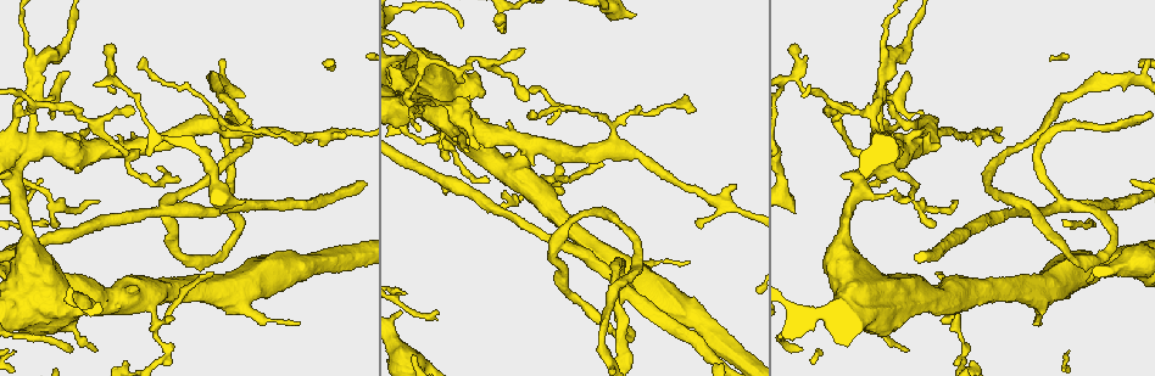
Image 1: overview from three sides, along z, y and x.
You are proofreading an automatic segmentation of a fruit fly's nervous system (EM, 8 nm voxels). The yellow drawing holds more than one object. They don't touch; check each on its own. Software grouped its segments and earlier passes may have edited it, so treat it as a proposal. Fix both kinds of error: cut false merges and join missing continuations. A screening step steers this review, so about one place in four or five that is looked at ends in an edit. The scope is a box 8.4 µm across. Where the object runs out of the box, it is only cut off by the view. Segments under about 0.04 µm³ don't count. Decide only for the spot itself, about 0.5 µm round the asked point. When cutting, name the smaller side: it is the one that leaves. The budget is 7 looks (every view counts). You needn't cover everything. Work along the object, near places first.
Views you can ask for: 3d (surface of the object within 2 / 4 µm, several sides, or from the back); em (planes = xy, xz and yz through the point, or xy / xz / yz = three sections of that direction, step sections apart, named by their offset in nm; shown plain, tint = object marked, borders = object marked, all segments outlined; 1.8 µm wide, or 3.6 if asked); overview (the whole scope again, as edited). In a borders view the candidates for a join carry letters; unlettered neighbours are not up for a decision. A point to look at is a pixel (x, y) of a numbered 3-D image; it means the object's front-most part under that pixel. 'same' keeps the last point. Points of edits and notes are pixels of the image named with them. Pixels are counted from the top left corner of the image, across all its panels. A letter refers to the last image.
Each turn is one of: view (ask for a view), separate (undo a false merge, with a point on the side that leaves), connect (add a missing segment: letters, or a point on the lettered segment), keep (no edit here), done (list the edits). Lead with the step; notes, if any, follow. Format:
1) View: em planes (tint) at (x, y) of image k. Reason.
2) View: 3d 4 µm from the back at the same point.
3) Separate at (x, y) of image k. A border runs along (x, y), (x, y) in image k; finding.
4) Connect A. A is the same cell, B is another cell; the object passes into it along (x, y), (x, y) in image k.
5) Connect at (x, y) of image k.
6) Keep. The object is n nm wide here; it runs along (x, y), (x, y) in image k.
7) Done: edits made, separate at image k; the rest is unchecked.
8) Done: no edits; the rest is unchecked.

View: em planes (borders) at (891, 65) of image 1. Thick turns thin.

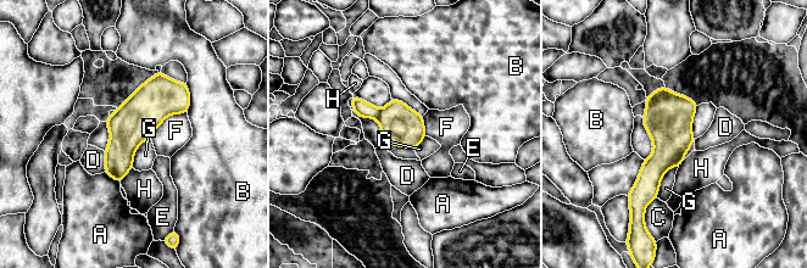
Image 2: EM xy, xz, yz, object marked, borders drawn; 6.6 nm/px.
Separate at (362, 109) of image 2. The object is 260 nm wide here; A, B, C, D, E, F, G and H are other cells; a border runs along (380, 110), (376, 118) in image 2; two cells meet here.

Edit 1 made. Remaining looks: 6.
View: overview.

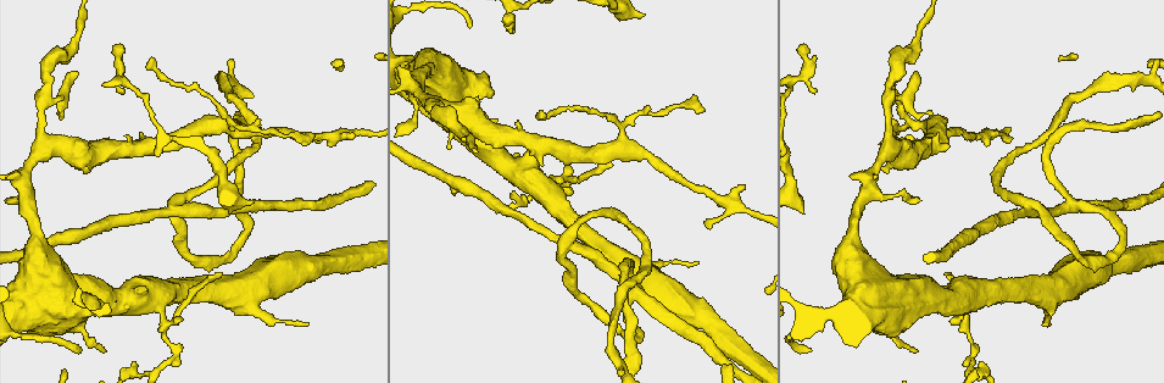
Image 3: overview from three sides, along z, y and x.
View: 3d 2 µm at (231, 246) of image 3. Closes a loop.

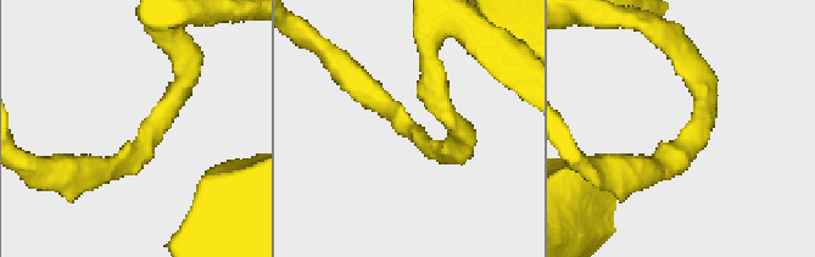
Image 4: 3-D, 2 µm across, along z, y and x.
View: em xz step 4 (tint) at (420, 140) of image 4. Now the EM.

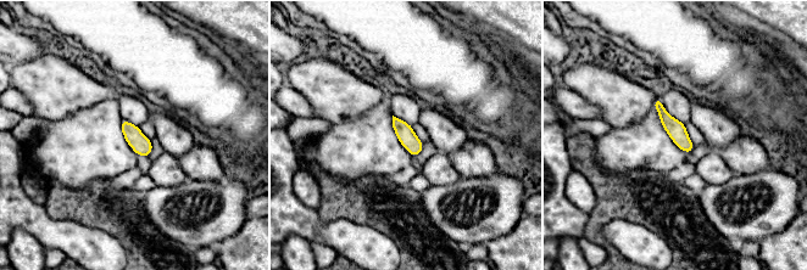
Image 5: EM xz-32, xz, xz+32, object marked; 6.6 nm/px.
View: em planes (borders) at the same point. Cut it another way.

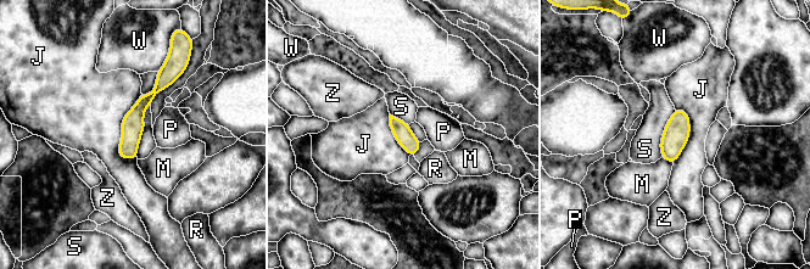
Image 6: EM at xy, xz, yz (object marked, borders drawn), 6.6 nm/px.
Keep. The longest contact is with J, 440 nm; J, M, P, R, S, W and Z are other cells; it runs along (168, 73), (137, 112), (123, 153) in image 6; continuous, no second cell.

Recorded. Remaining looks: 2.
Done: edits made, separate at image 2; the rest is unchecked.

